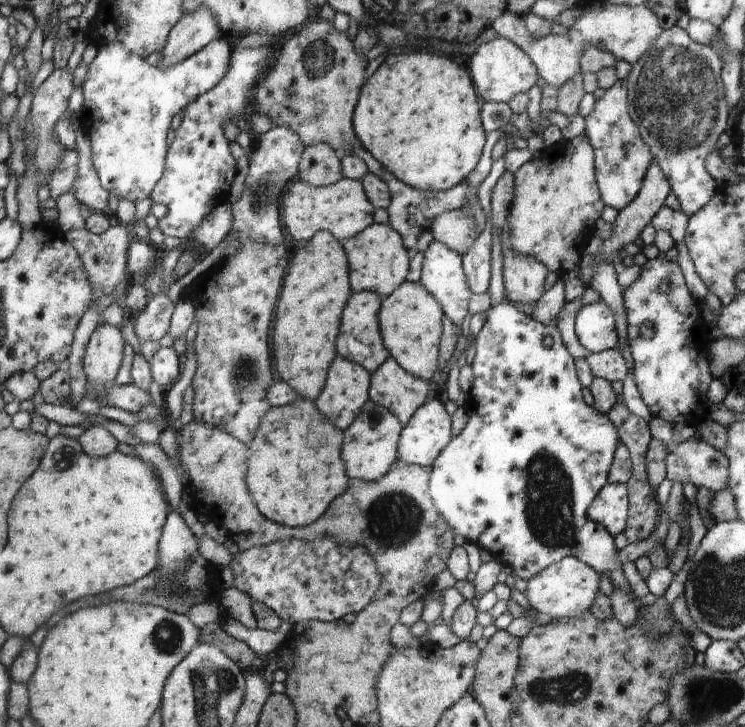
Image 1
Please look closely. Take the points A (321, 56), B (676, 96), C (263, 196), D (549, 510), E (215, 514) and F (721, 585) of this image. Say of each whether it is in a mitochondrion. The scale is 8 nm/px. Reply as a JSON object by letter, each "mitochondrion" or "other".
{"A":"mitochondrion","B":"mitochondrion","C":"mitochondrion","D":"mitochondrion","E":"other","F":"mitochondrion"}

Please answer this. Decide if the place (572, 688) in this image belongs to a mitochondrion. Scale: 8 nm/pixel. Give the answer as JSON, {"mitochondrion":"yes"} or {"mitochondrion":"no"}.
{"mitochondrion":"yes"}

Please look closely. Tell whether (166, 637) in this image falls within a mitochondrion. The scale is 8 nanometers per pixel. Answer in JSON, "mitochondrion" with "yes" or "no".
{"mitochondrion":"yes"}

